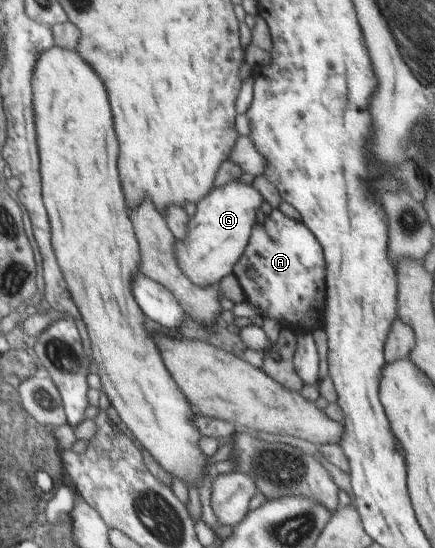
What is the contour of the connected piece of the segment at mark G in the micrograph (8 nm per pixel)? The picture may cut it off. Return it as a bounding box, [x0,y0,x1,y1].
[176,180,264,286]

